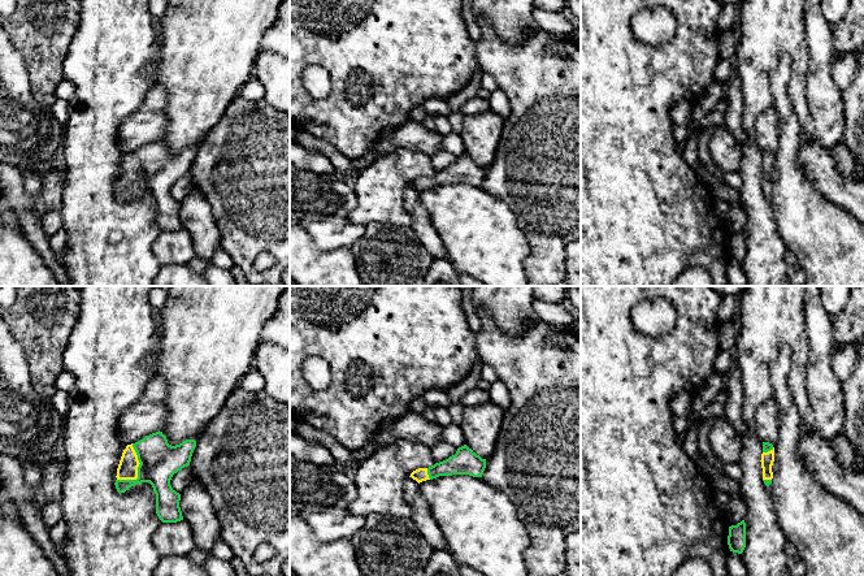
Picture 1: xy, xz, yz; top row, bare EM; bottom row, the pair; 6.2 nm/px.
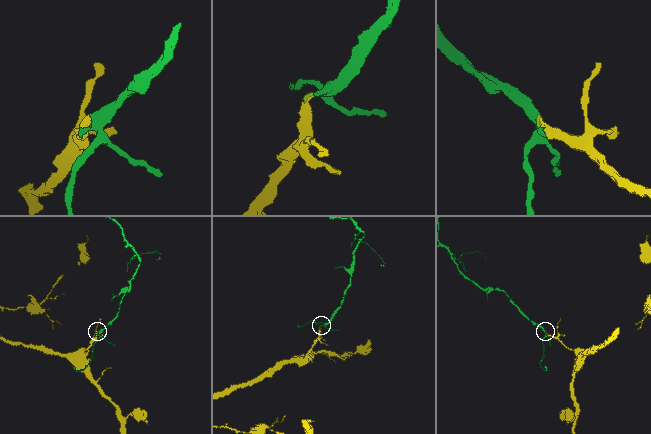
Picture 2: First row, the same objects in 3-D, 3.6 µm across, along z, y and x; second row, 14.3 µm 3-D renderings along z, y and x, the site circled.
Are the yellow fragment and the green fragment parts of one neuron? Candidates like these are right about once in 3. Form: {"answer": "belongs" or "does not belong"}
{"answer": "belongs"}

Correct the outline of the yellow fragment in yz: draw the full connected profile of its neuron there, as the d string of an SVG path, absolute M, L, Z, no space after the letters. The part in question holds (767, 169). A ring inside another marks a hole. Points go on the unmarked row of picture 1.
M763 151L763 163L760 170L763 177L763 190L767 195L769 195L773 187L772 174L774 170L774 156L772 152Z

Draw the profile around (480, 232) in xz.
M452 183L420 191L420 202L457 273L474 277L486 286L529 286L524 261L531 248L515 212L502 199L482 186Z

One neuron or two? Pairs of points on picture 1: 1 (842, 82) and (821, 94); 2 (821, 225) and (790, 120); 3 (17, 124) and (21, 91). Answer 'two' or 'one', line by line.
1: two
2: one
3: one

